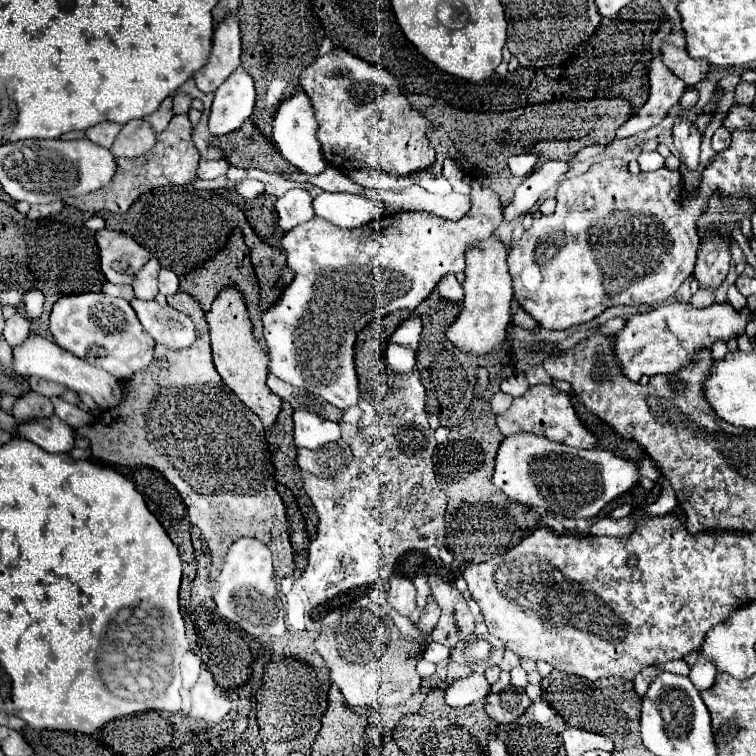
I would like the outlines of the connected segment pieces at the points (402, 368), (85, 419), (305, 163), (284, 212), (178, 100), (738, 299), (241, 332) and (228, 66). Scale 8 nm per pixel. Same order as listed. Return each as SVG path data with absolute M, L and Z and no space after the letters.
M390 343L388 351L386 351L386 361L388 361L388 367L394 375L408 375L414 371L416 351Z
M51 397L54 406L54 414L65 421L72 428L79 428L92 423L95 418L76 405L66 403L60 397Z
M302 89L294 91L294 95L290 95L278 103L278 107L272 115L272 139L274 139L276 147L280 149L282 157L288 159L302 173L318 175L326 169L320 141L316 137L316 115L312 109L312 99Z
M292 189L284 197L276 201L278 213L278 227L282 233L288 233L296 225L314 217L312 211L312 197L306 189Z
M178 91L174 95L174 113L188 113L190 111L190 103L192 103L192 97Z
M730 285L730 287L728 287L728 303L732 303L734 309L738 309L738 311L746 305L746 297L738 291L736 285Z
M224 289L216 301L212 303L212 309L206 313L206 321L210 327L210 339L212 339L212 355L216 371L220 373L226 387L230 387L236 397L252 409L262 421L262 425L268 429L274 425L278 413L280 413L280 397L276 397L268 385L268 357L256 343L252 335L252 325L248 319L248 311L244 307L244 299L236 289Z
M230 13L228 17L224 17L224 21L216 25L214 47L208 65L194 73L196 87L204 93L216 91L240 65L240 53L240 25L238 17Z

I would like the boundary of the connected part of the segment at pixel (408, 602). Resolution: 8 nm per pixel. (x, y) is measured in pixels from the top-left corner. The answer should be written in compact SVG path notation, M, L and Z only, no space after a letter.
M392 577L388 589L388 605L398 613L412 613L416 609L416 589L406 577Z

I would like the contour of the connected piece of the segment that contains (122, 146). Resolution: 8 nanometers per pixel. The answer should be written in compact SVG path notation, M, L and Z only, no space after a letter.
M134 119L126 123L112 145L116 157L138 157L150 151L156 143L156 131L150 129L146 119Z

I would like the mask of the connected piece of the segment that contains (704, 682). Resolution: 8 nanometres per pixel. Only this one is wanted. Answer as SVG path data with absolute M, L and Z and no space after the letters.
M698 657L696 665L690 669L690 681L694 683L694 687L702 693L706 689L710 689L716 681L716 667L710 665L710 661L702 661L702 657Z

